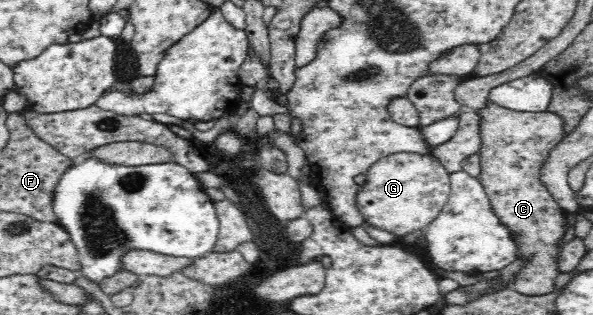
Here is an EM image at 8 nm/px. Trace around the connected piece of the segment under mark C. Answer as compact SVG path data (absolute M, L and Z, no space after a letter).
M493 102L477 111L480 114L480 136L481 148L479 157L481 160L481 173L479 176L480 184L484 187L490 205L500 222L509 228L512 240L516 245L517 258L527 258L522 268L517 272L513 284L515 291L526 296L540 296L554 292L556 288L556 276L558 271L558 258L562 247L560 240L564 238L564 220L566 210L562 209L553 198L546 185L540 179L542 164L548 160L551 151L562 140L563 120L557 114L548 112L518 112L499 107Z

